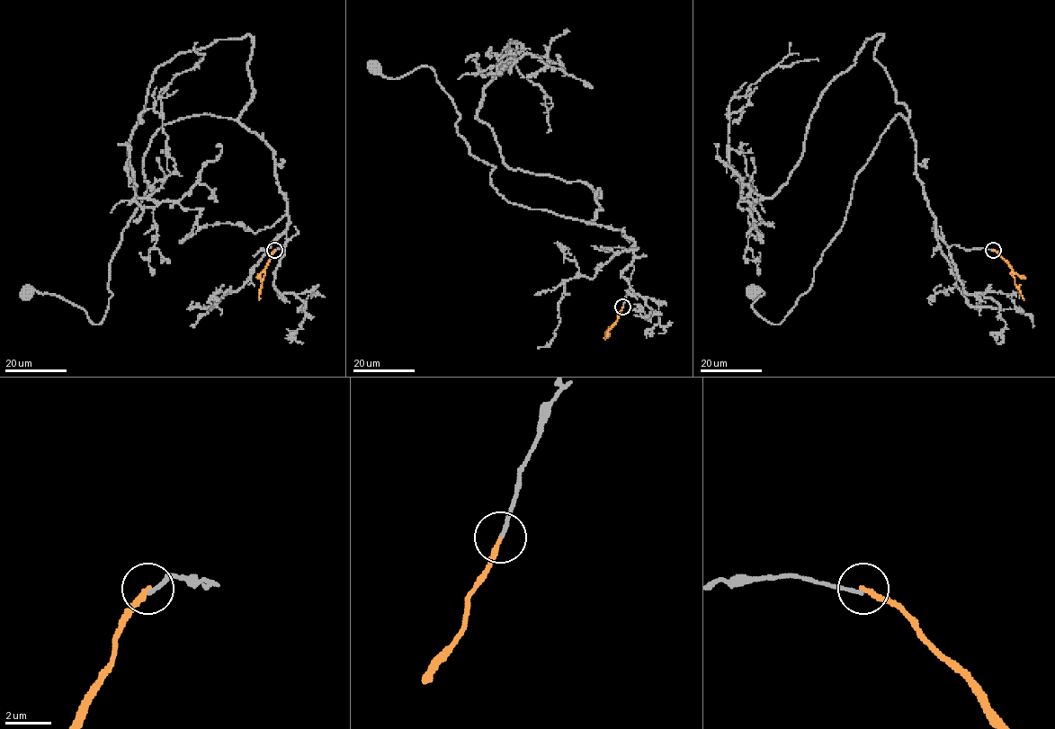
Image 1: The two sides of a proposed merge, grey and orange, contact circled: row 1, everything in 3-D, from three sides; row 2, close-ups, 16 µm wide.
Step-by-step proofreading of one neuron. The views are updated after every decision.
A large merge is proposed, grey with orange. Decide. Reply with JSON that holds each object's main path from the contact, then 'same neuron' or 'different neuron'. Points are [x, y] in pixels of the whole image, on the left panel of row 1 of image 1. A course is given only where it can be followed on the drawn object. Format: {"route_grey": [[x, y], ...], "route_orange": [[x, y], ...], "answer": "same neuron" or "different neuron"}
{"route_grey": [[274, 250], [273, 150], [234, 120], [182, 117], [143, 156], [104, 318], [27, 290]], "route_orange": [[274, 250], [264, 269], [259, 299]], "answer": "different neuron"}

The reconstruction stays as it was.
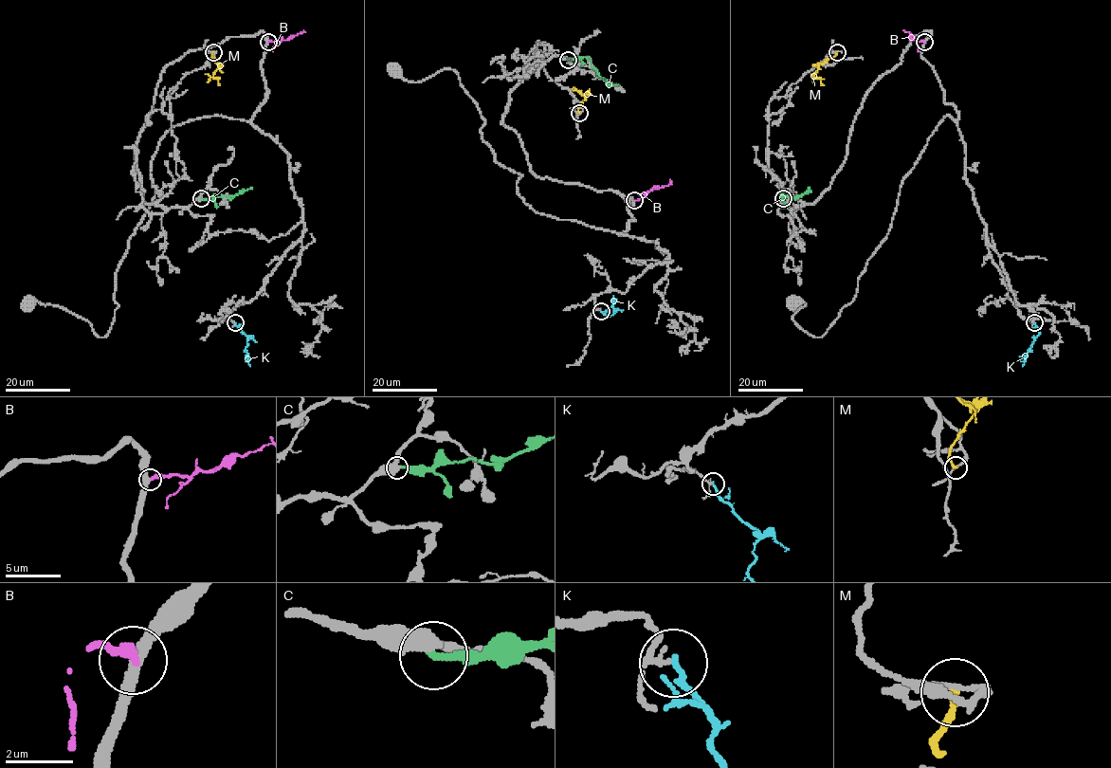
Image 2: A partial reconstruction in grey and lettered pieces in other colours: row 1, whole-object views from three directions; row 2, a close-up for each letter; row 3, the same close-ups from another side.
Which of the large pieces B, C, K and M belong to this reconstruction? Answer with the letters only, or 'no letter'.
K

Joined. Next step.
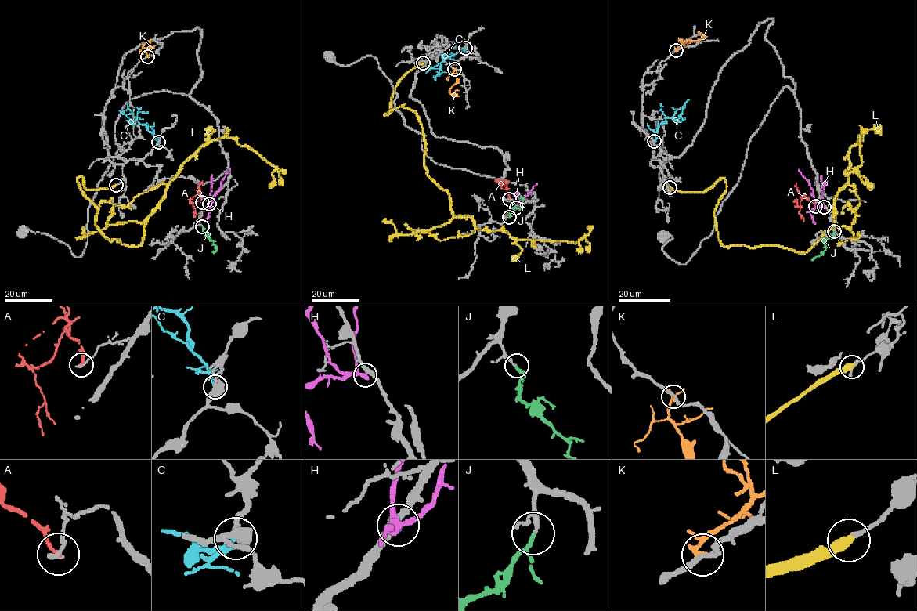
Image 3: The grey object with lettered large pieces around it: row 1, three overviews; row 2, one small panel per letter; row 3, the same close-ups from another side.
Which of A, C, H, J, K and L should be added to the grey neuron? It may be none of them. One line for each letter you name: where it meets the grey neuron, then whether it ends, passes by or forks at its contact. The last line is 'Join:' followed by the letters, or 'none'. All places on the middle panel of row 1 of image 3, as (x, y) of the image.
J: Touches grey at (509, 217). It passes by
Join: J

